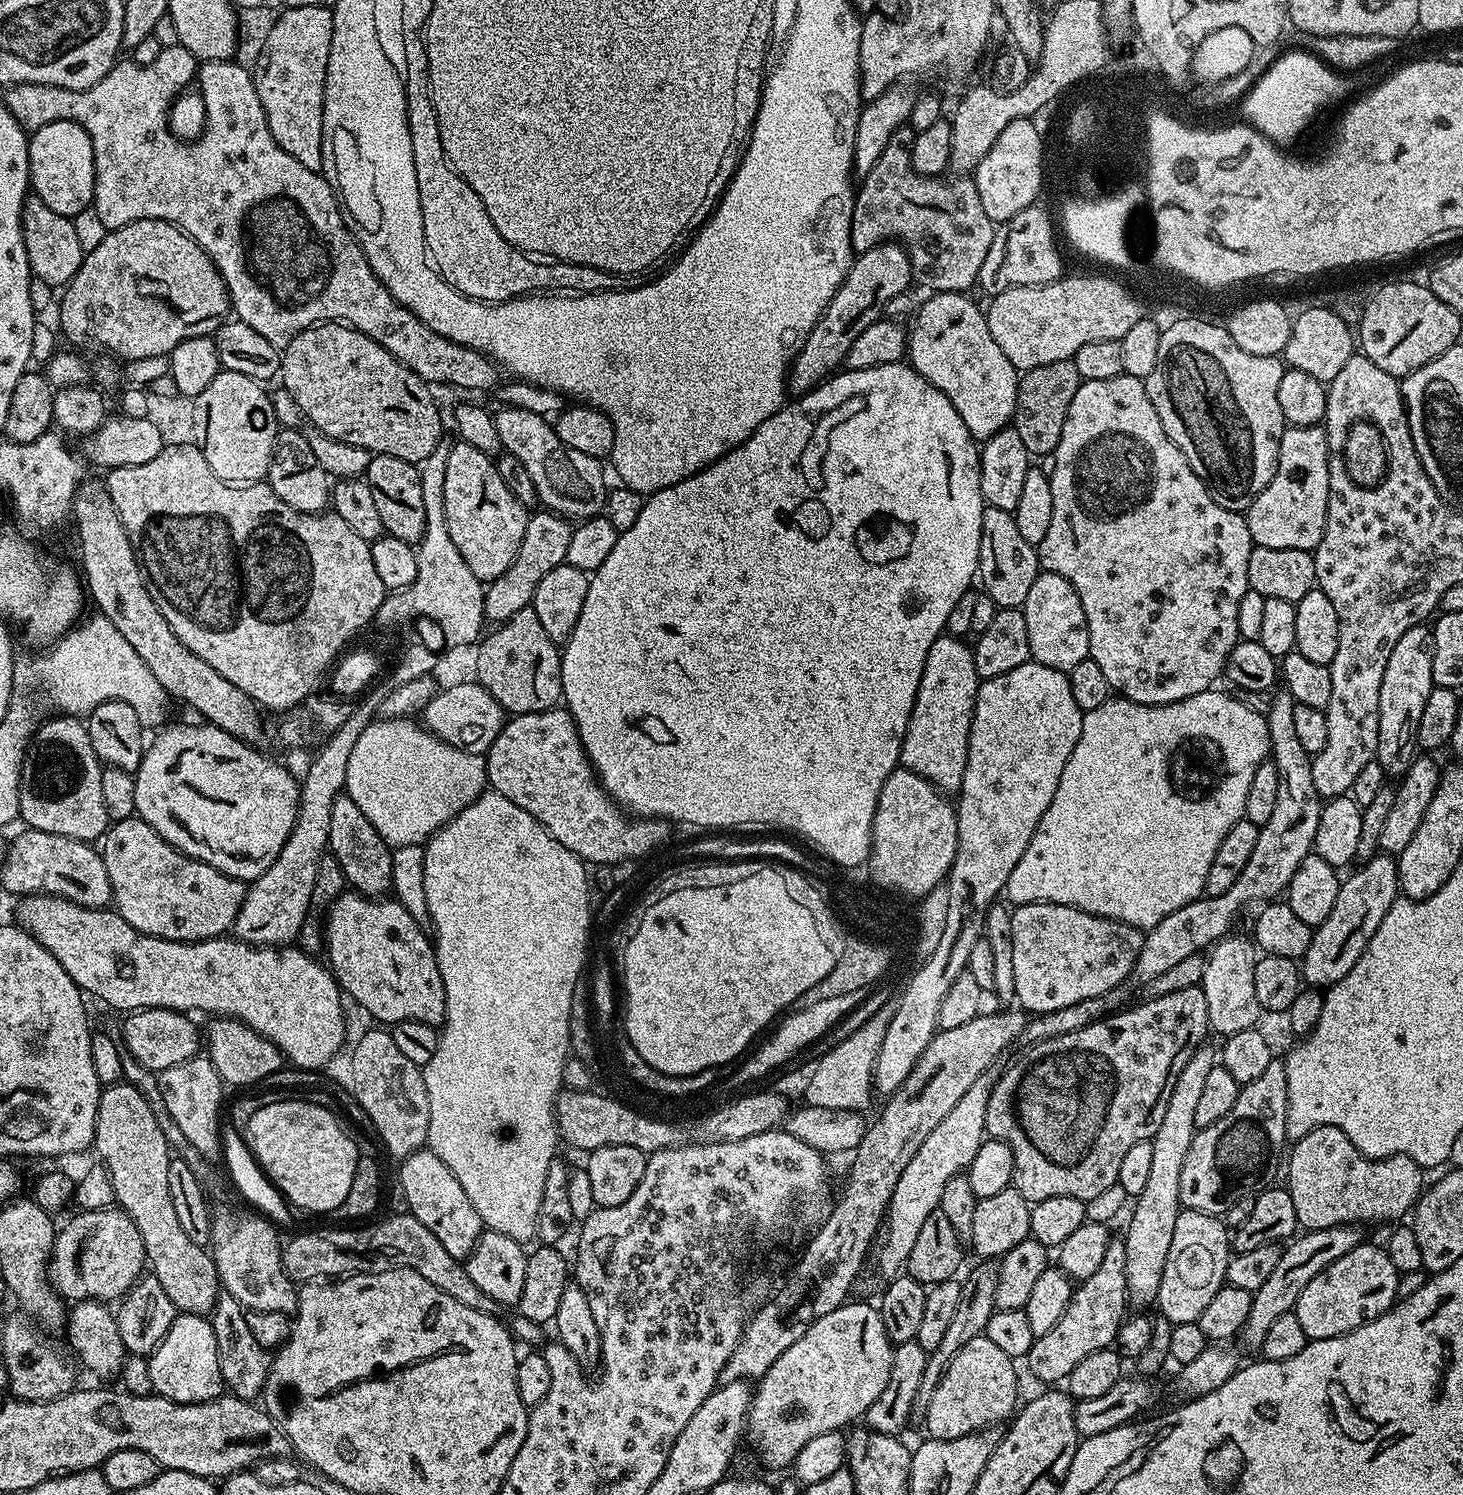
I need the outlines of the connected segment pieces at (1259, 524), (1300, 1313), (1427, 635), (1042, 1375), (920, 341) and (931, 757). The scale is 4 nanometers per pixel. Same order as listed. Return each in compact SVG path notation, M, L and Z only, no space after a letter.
M1285 427L1274 478L1270 478L1268 485L1246 510L1253 545L1257 548L1270 546L1274 550L1312 552L1318 542L1322 542L1329 498L1328 439L1323 427Z
M1361 1242L1350 1254L1342 1254L1342 1258L1335 1260L1330 1266L1326 1266L1310 1282L1306 1282L1306 1290L1298 1294L1298 1302L1294 1309L1302 1330L1306 1330L1309 1340L1321 1340L1322 1338L1334 1338L1354 1330L1371 1320L1377 1320L1386 1310L1390 1310L1398 1297L1398 1282L1401 1273L1397 1272L1394 1262L1390 1262L1387 1251L1376 1244Z
M1416 624L1394 645L1390 658L1386 658L1386 674L1382 674L1382 686L1378 690L1378 746L1376 760L1389 777L1399 778L1407 772L1417 751L1416 731L1422 718L1422 710L1426 707L1426 698L1430 698L1432 683L1432 630L1424 624Z
M1109 1239L1106 1255L1102 1258L1102 1266L1090 1274L1090 1278L1079 1281L1075 1285L1070 1302L1058 1318L1058 1326L1047 1334L1036 1337L1026 1357L1028 1372L1036 1380L1045 1380L1045 1385L1052 1386L1055 1380L1067 1381L1070 1370L1086 1358L1086 1354L1094 1354L1094 1350L1111 1348L1115 1345L1120 1324L1126 1319L1128 1304L1128 1287L1126 1286L1126 1250L1123 1239Z
M937 292L929 295L928 301L917 310L912 328L910 324L906 360L914 370L918 370L918 374L922 374L922 378L926 378L926 382L938 386L938 390L950 398L950 406L958 410L973 440L983 442L1013 423L1020 382L1017 368L1010 362L1010 358L1006 358L1006 354L1002 354L1002 346L994 342L994 334L990 334L985 309L979 308L970 297L962 292Z
M941 634L934 646L930 646L926 666L922 666L922 678L918 682L910 722L900 747L900 764L926 778L945 794L959 793L966 774L972 711L981 682L974 670L972 649L964 643L961 637Z

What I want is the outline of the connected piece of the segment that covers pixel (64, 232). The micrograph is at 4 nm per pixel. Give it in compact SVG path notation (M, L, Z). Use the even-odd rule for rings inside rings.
M29 195L24 201L22 210L22 234L26 242L26 258L30 262L30 270L37 281L44 284L60 284L66 286L78 274L78 266L82 266L86 244L80 241L80 232L76 229L77 221L71 216L54 214L46 202L36 195Z

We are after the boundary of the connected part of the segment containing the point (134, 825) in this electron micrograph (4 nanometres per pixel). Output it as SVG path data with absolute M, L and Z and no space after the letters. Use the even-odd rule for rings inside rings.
M139 816L115 821L102 837L114 911L136 932L167 940L215 940L235 925L246 884L170 846Z

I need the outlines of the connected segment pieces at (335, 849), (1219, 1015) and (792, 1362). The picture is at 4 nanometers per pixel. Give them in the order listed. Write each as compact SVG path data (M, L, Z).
M341 794L330 809L328 852L338 858L338 866L342 866L345 881L361 896L380 898L391 889L393 849L382 838L382 834L370 826L370 818L366 818L366 814L362 814L362 810L358 810L358 806L346 794Z
M1229 934L1207 949L1204 973L1199 983L1206 994L1209 1029L1213 1033L1217 1032L1220 1038L1255 1028L1261 1023L1259 1020L1262 1017L1258 994L1254 994L1254 966L1258 959L1258 949L1251 939L1243 940L1236 935Z
M846 1302L838 1310L830 1310L830 1314L822 1314L822 1318L814 1321L806 1334L802 1334L802 1338L798 1338L798 1342L794 1342L794 1346L790 1346L755 1385L746 1432L749 1437L752 1435L752 1444L766 1467L795 1465L806 1442L818 1438L818 1434L847 1429L847 1424L859 1416L861 1419L878 1394L886 1390L892 1369L892 1339L882 1322L879 1307L852 1303Z

